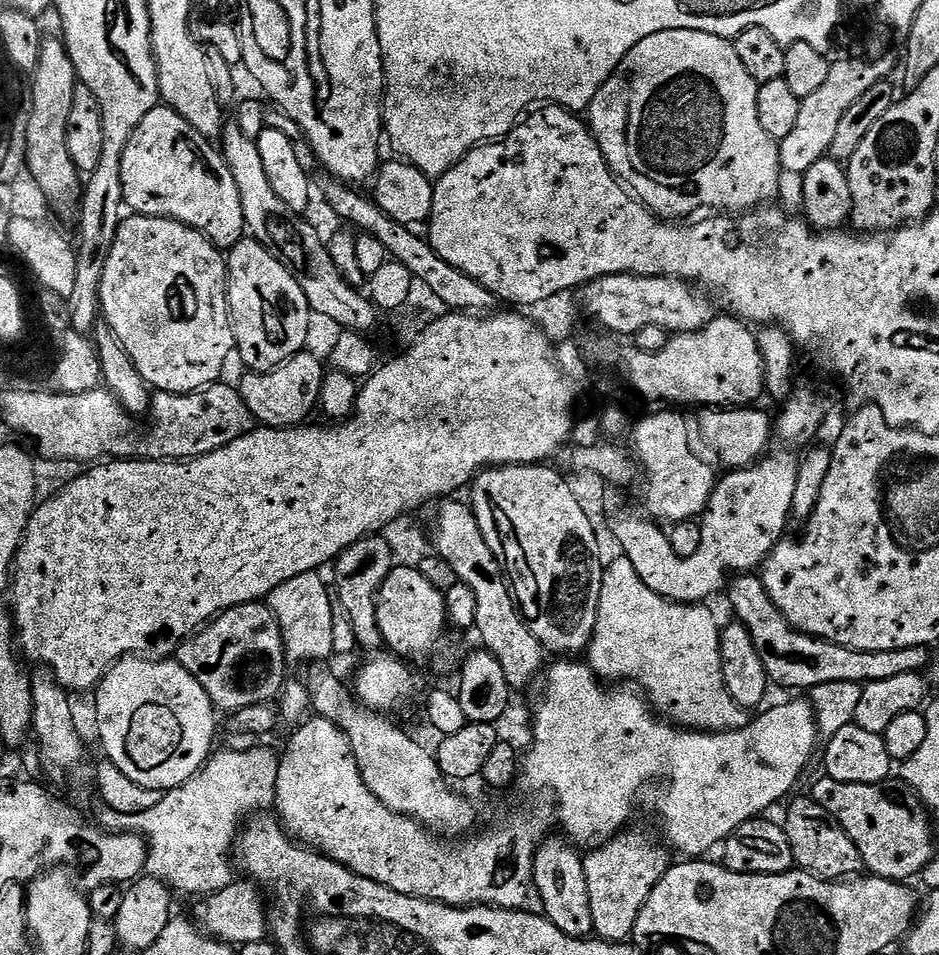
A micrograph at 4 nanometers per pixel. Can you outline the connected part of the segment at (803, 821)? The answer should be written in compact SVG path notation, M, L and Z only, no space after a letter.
M807 795L800 796L788 808L782 819L786 838L790 838L792 859L797 869L811 872L822 880L843 881L857 875L864 868L864 859L858 854L854 842L840 829L829 812Z

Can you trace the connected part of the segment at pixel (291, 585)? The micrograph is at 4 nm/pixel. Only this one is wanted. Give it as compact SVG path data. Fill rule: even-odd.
M319 571L298 574L298 578L282 582L282 586L275 588L266 598L268 609L272 611L280 627L284 639L284 651L289 661L328 662L338 643L334 600L330 595L329 585L328 588L324 585L320 575Z

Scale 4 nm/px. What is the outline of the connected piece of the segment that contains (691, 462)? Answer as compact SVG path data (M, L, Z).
M660 410L653 416L648 416L645 420L640 420L636 424L636 433L632 436L632 444L636 447L634 451L635 459L642 469L642 484L644 480L644 504L648 507L648 512L653 521L664 522L668 520L669 525L681 524L683 520L695 521L708 507L712 492L716 488L718 479L717 473L712 473L712 468L708 464L703 464L696 457L696 452L692 449L692 436L688 433L688 420L680 410Z

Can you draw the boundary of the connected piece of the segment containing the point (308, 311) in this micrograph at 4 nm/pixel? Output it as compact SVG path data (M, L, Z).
M245 238L234 245L227 253L228 266L228 314L232 318L232 333L236 339L235 351L239 352L245 369L254 372L269 372L279 364L285 364L291 356L305 351L307 328L310 326L313 309L306 302L306 294L302 294L302 286L294 278L294 274L280 258L268 248L262 247L258 241Z

